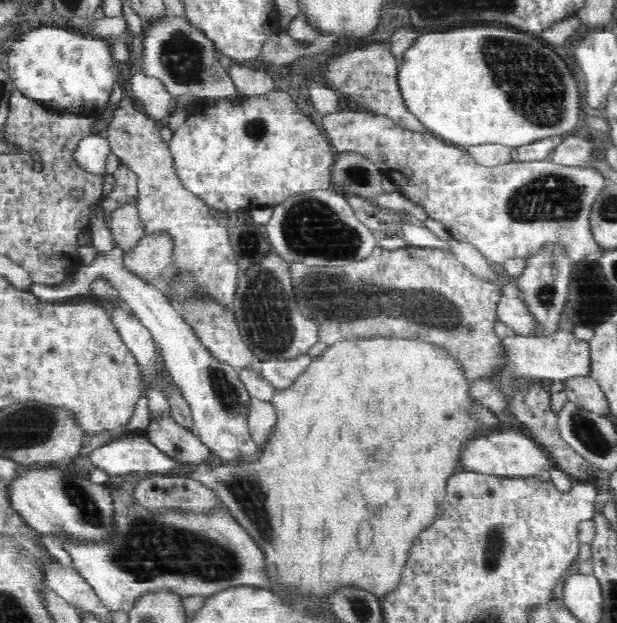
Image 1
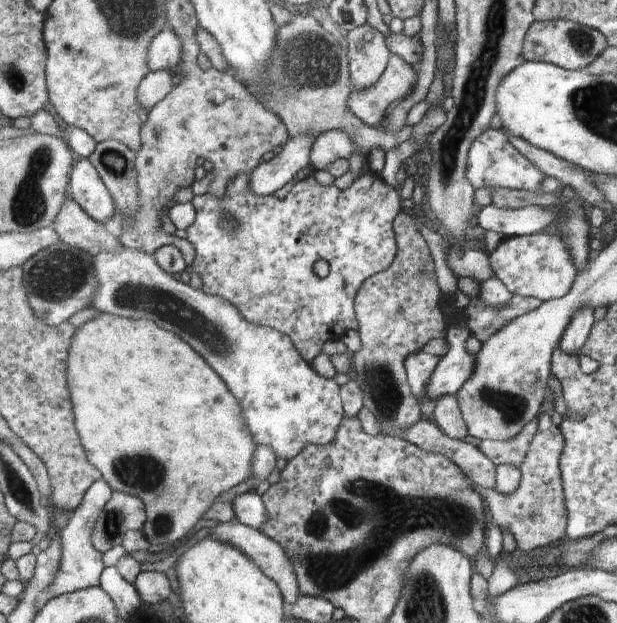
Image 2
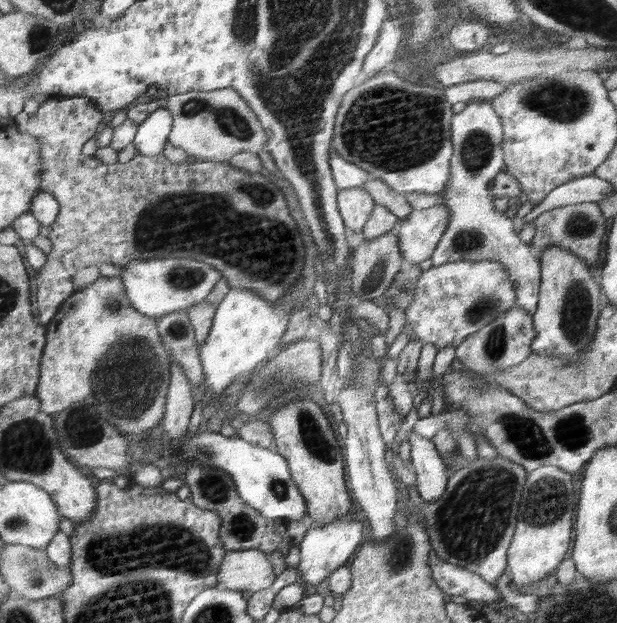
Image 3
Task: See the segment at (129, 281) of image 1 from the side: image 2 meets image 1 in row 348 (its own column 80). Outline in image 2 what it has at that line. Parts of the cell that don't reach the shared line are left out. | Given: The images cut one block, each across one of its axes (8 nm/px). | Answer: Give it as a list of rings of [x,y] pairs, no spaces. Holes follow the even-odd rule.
[[[83,158],[75,164],[71,196],[102,224],[112,221],[117,215],[115,198],[92,159]]]

